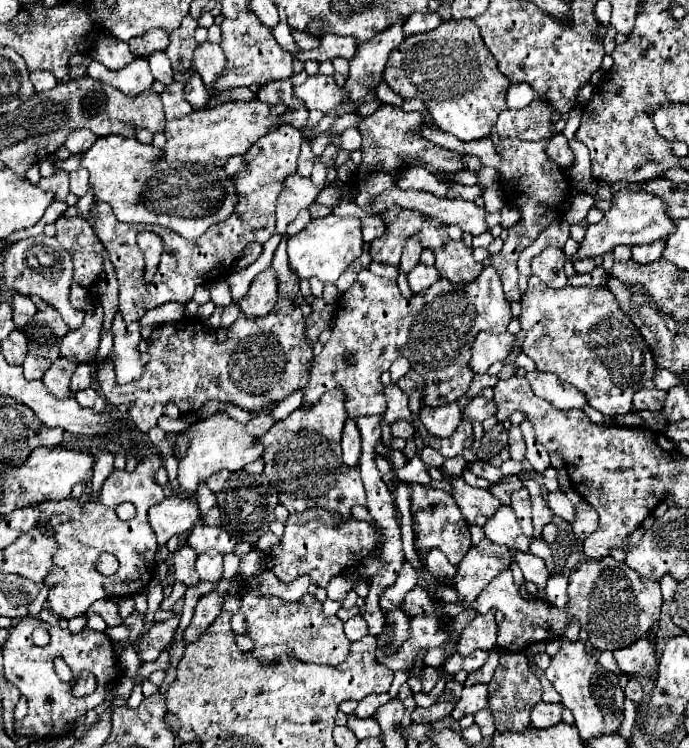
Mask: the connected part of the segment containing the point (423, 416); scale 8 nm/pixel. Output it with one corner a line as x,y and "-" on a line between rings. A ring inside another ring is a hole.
457,403
445,405
445,407
423,407
419,413
419,423
437,437
449,437
461,421
461,409

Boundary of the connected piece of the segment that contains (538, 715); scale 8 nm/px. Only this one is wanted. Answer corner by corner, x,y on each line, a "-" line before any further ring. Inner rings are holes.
539,701
531,711
531,725
539,727
539,729
553,727
553,725
561,723
563,709
565,707
561,703
543,703
543,701

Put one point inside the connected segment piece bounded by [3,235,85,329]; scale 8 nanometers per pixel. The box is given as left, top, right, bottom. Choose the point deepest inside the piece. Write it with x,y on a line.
39,266

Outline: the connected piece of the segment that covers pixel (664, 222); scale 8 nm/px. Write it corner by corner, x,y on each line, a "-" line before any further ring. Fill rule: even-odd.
619,191
613,201
611,201
611,209
605,213
605,217
595,223
589,225
585,231
583,241
579,243
577,253
573,255
573,261
581,261
587,257
597,257
603,255
607,251
611,251
615,245
645,245
645,243
653,243
657,239
665,239
671,231
673,231
673,221
665,215
665,203
645,191

